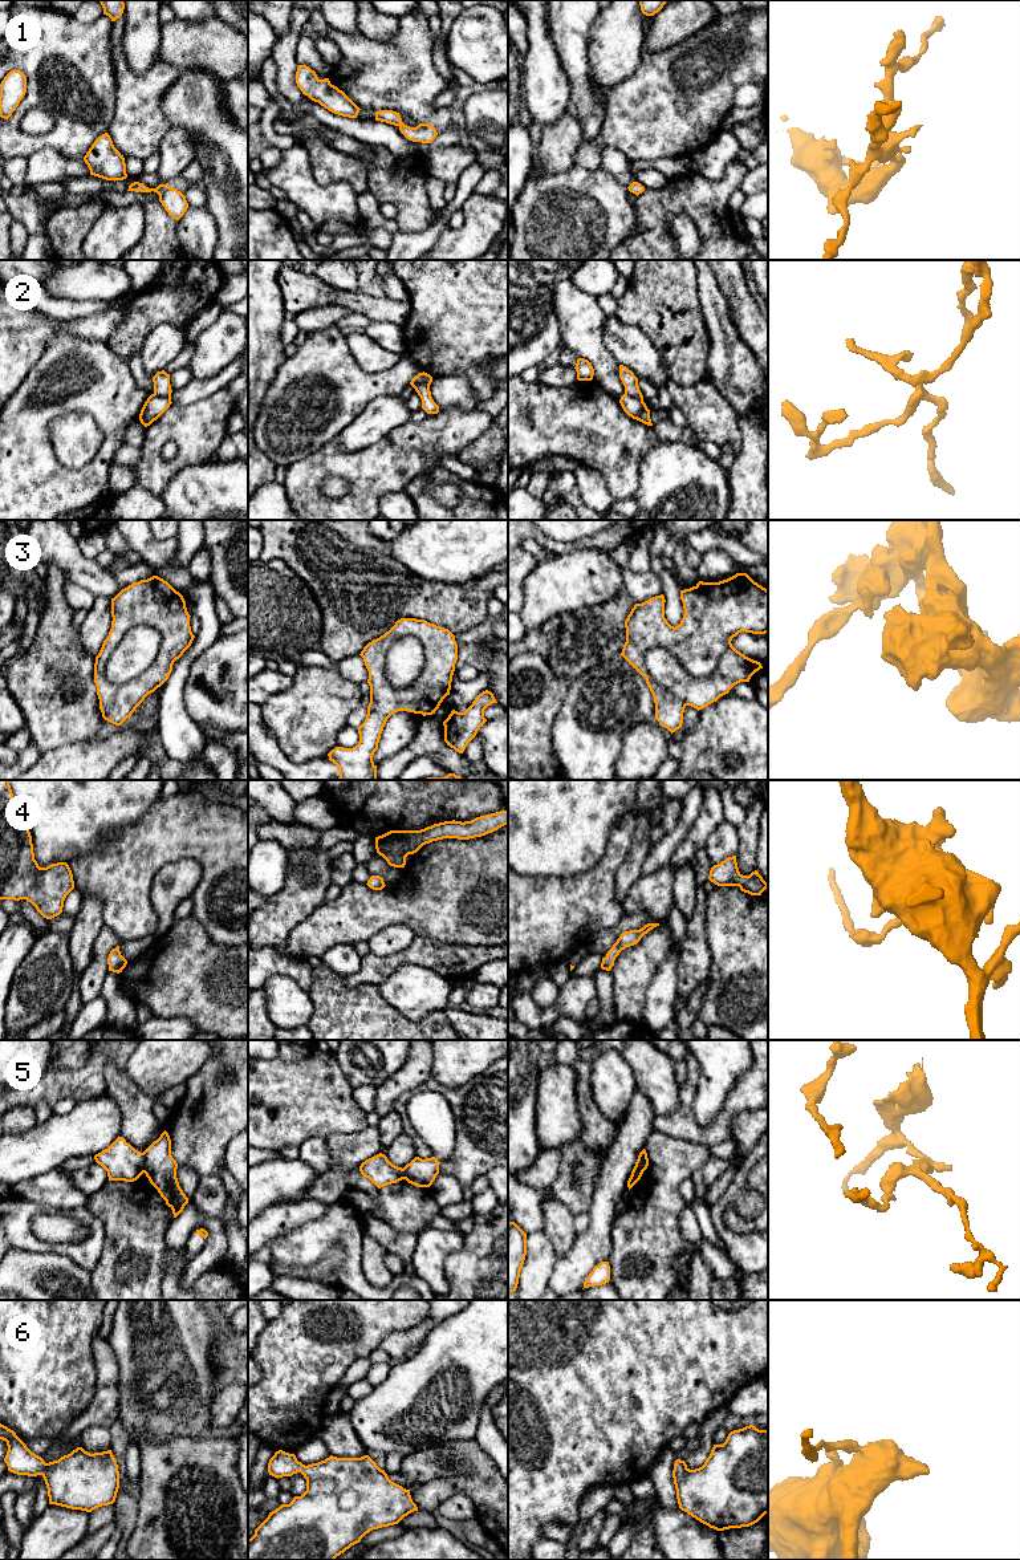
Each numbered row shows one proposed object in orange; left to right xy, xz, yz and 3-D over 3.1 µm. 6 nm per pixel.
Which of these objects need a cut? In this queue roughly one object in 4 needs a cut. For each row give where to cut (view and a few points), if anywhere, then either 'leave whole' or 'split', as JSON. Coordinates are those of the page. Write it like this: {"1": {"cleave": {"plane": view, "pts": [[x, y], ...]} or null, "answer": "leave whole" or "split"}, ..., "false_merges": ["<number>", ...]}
{"1": {"cleave": null, "answer": "leave whole"}, "2": {"cleave": {"plane": "yz", "pts": [[625, 391], [642, 401]]}, "answer": "split"}, "3": {"cleave": null, "answer": "leave whole"}, "4": {"cleave": null, "answer": "leave whole"}, "5": {"cleave": {"plane": "xy", "pts": [[142, 1153], [142, 1169], [145, 1171]]}, "answer": "split"}, "6": {"cleave": null, "answer": "leave whole"}, "false_merges": ["2", "5"]}

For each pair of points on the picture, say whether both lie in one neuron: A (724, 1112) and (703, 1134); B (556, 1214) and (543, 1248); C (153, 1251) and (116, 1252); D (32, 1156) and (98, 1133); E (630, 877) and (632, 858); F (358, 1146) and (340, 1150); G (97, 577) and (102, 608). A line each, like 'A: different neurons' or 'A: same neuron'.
A: same neuron
B: different neurons
C: same neuron
D: same neuron
E: same neuron
F: same neuron
G: different neurons

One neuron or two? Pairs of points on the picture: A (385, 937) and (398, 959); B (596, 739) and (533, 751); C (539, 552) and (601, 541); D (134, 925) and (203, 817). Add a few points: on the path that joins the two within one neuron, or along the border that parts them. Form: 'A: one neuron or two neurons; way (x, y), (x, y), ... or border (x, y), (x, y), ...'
A: two neurons; border (417, 934), (399, 951), (386, 955), (370, 953)
B: two neurons; border (555, 716), (552, 751), (561, 766)
C: two neurons; border (521, 543), (533, 539), (549, 553)
D: one neuron; way (134, 897), (134, 880), (175, 839)

